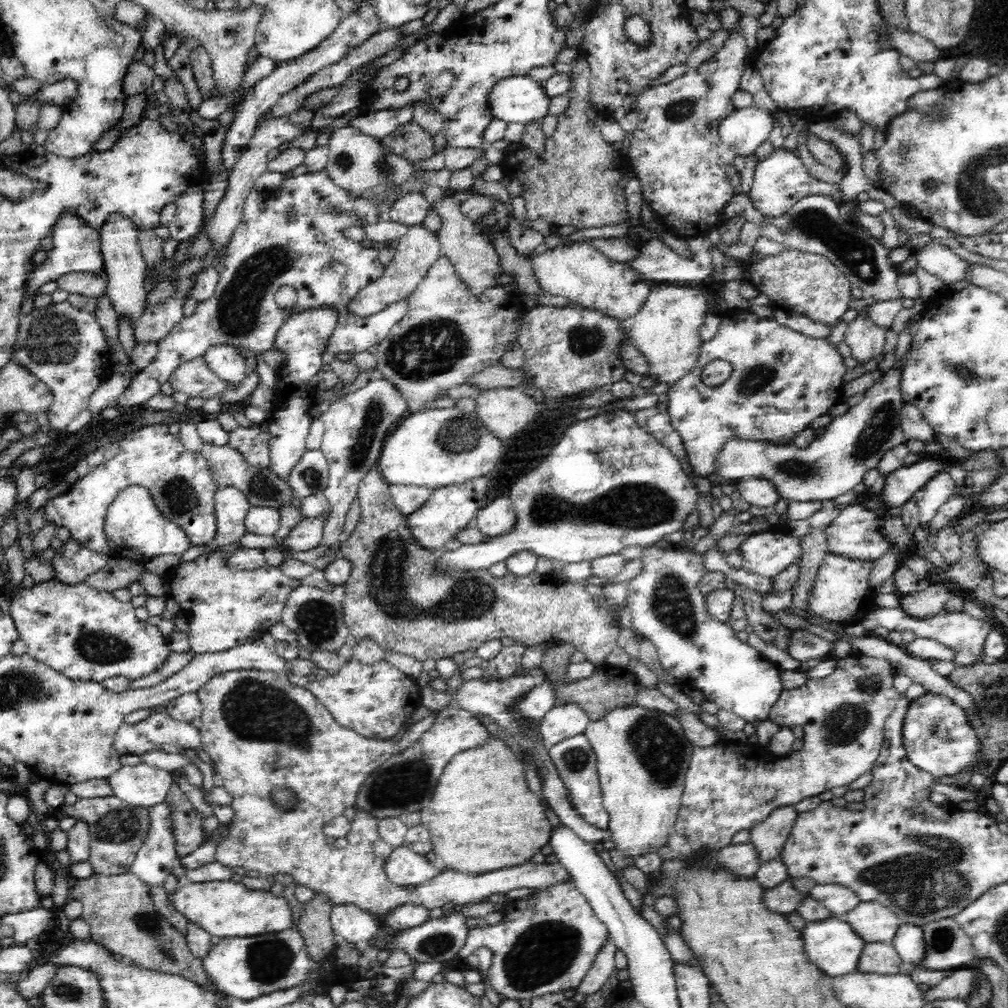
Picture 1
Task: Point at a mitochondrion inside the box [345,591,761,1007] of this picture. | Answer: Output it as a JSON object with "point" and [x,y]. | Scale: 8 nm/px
{"point":[546,950]}

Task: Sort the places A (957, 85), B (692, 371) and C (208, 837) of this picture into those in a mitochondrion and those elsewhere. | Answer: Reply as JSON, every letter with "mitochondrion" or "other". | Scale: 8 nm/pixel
{"A":"other","B":"other","C":"other"}

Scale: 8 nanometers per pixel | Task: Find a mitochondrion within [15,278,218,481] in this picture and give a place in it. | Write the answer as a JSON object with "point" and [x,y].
{"point":[52,338]}

